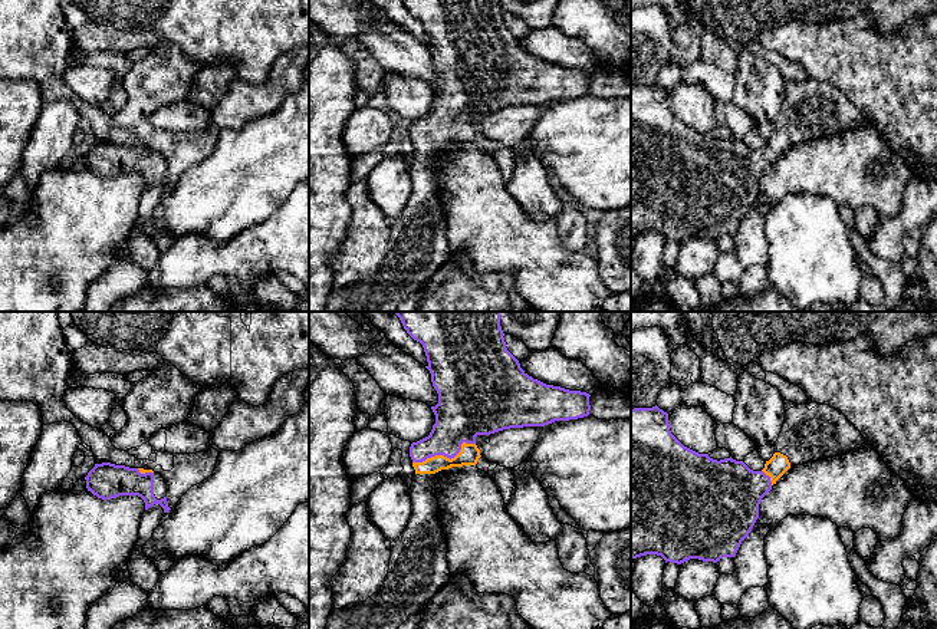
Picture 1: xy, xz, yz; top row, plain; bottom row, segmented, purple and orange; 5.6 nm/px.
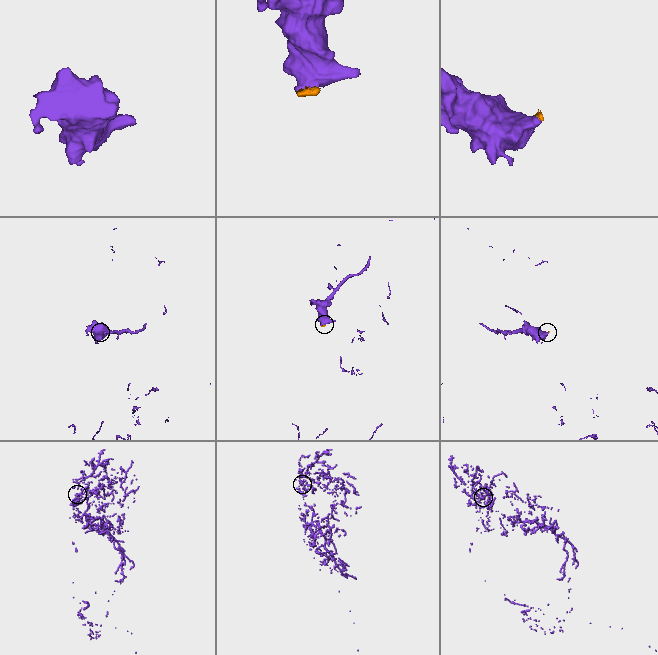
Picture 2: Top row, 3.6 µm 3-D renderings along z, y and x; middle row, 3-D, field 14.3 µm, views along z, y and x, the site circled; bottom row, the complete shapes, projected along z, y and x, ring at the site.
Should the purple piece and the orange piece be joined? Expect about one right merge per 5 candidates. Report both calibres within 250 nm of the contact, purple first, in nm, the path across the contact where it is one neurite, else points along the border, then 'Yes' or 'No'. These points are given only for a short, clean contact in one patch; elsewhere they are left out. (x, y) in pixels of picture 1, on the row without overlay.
Thickness 300 nm (purple) against 120 nm. Path across: xz (462, 92), (446, 134), (469, 132). Yes

